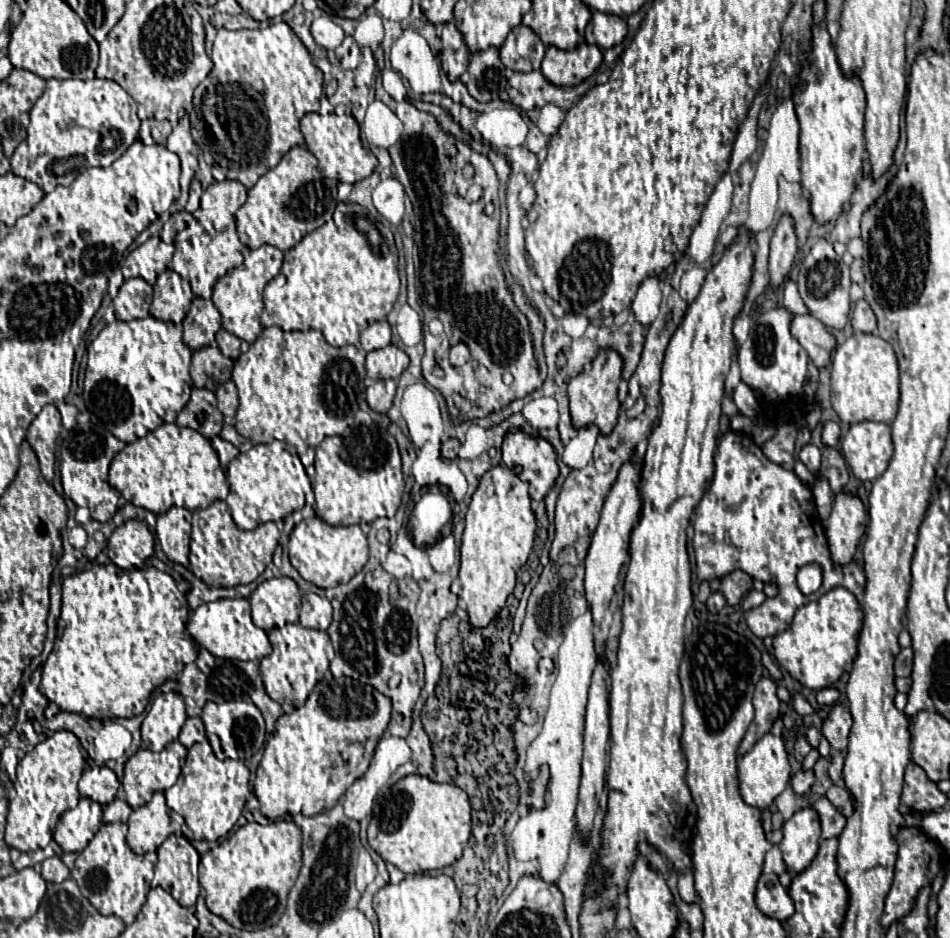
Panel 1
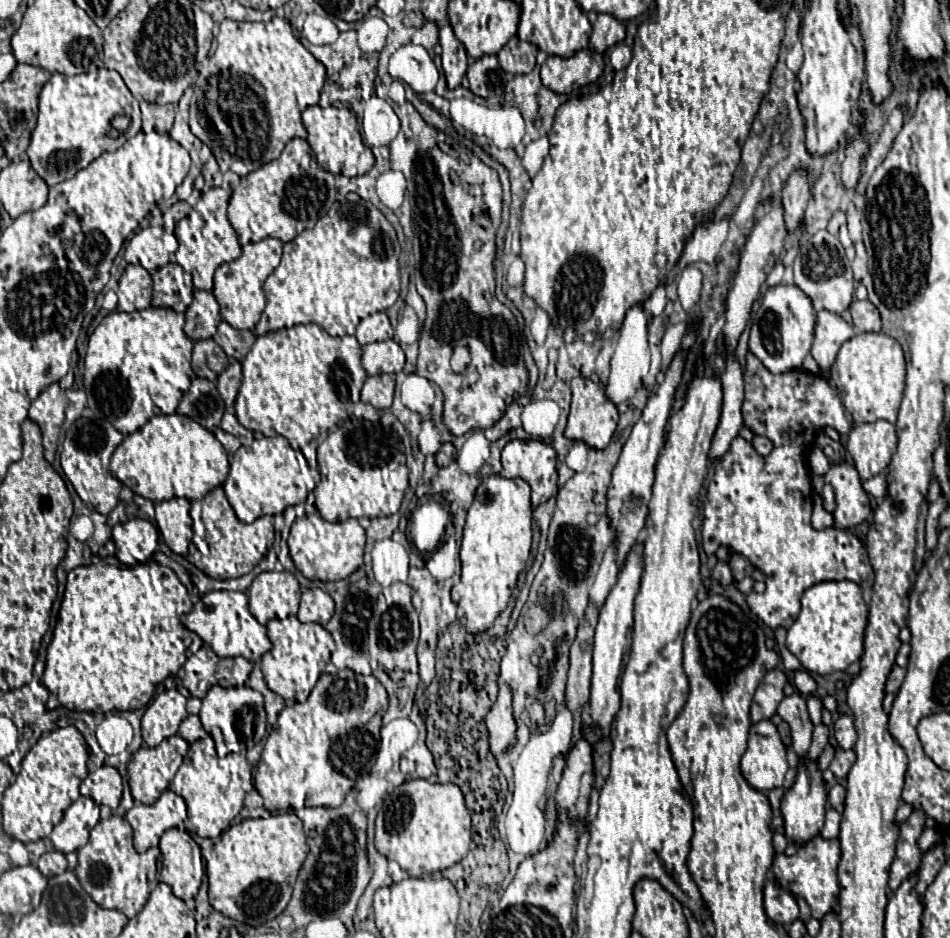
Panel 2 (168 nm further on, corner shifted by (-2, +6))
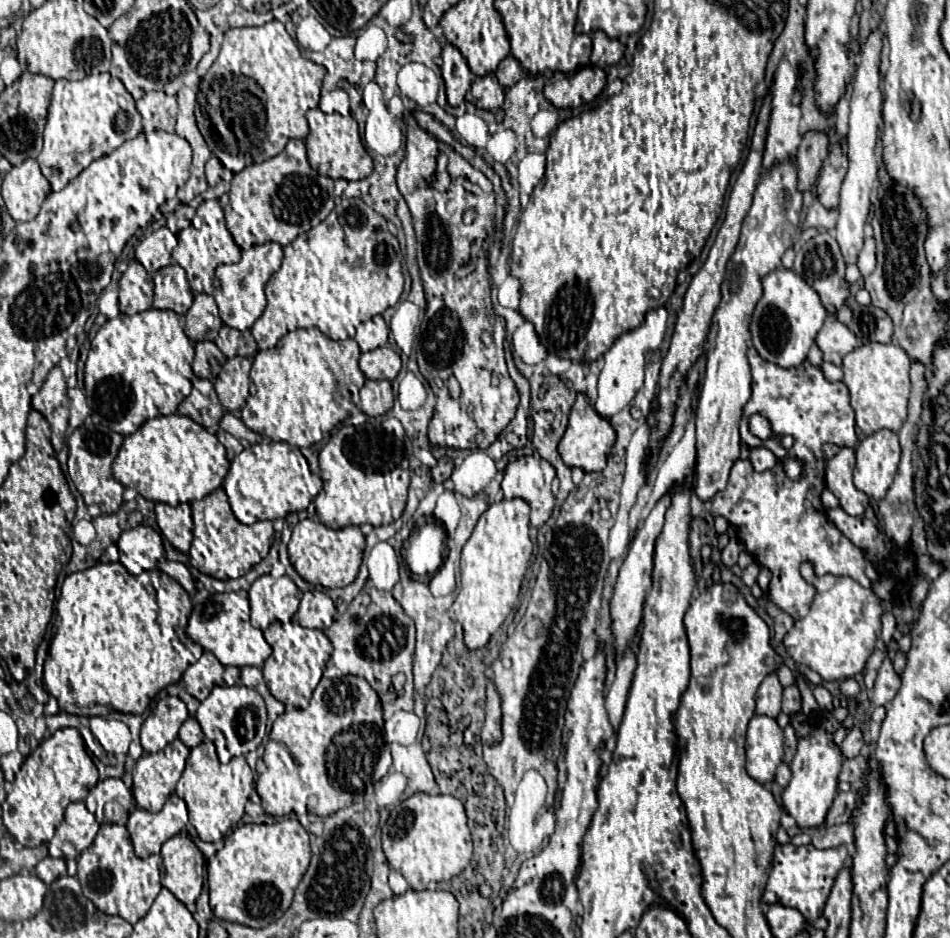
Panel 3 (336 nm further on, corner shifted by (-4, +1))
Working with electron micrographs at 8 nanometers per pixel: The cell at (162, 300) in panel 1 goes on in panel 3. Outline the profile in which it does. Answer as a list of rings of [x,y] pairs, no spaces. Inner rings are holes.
[[[171,263],[159,269],[159,273],[153,273],[153,281],[155,281],[153,307],[171,309],[179,315],[185,315],[194,300],[193,291],[185,277],[185,269],[177,263]]]

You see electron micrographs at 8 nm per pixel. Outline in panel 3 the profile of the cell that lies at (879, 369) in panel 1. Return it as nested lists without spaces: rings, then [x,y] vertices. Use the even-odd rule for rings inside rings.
[[[867,343],[843,359],[843,383],[851,393],[851,407],[855,409],[857,427],[871,435],[879,429],[899,431],[907,419],[907,403],[909,403],[909,357],[907,353],[891,343]]]

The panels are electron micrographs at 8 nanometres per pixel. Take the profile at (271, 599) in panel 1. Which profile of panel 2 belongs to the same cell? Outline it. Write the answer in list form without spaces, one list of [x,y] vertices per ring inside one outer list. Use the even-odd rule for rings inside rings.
[[[261,572],[247,590],[249,610],[257,622],[267,624],[273,618],[297,614],[301,590],[291,572]]]

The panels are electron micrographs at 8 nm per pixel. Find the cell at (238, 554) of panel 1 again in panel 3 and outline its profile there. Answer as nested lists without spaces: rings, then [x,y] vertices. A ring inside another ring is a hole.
[[[219,487],[201,501],[190,504],[193,520],[193,542],[189,549],[189,564],[201,573],[227,581],[243,577],[253,565],[257,565],[273,543],[273,523],[270,520],[257,521],[253,525],[243,525],[235,519],[225,491]]]

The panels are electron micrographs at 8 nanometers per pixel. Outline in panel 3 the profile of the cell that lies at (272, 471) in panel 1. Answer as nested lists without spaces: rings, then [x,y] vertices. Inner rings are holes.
[[[283,441],[251,445],[233,459],[231,469],[223,481],[223,489],[229,497],[233,513],[245,525],[261,519],[273,521],[289,513],[303,511],[322,487],[322,479],[310,470],[308,461],[299,449]]]

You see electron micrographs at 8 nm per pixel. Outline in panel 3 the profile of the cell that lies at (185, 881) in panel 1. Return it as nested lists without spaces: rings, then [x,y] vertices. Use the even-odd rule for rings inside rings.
[[[187,833],[167,839],[161,847],[165,874],[161,884],[167,887],[189,911],[195,911],[195,901],[202,892],[205,858]]]

